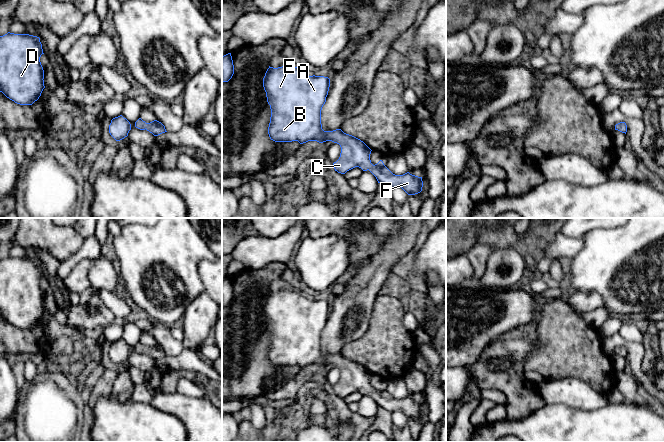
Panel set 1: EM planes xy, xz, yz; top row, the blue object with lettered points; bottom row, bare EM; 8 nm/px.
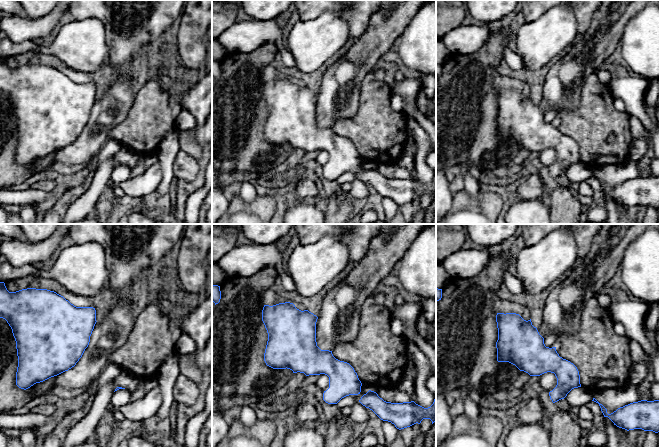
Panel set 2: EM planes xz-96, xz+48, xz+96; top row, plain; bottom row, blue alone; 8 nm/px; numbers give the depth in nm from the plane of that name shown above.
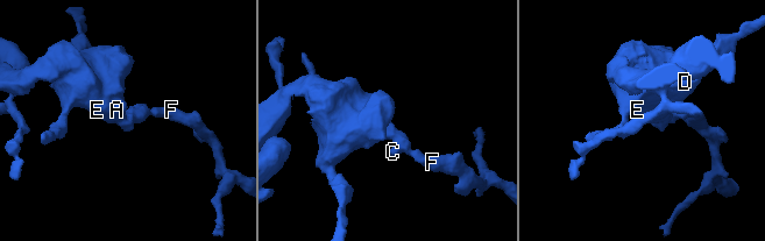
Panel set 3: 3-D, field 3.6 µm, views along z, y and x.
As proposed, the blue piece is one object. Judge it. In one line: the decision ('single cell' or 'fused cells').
single cell

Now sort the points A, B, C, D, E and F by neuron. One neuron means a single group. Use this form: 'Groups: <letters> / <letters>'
Groups: A B C D E F

